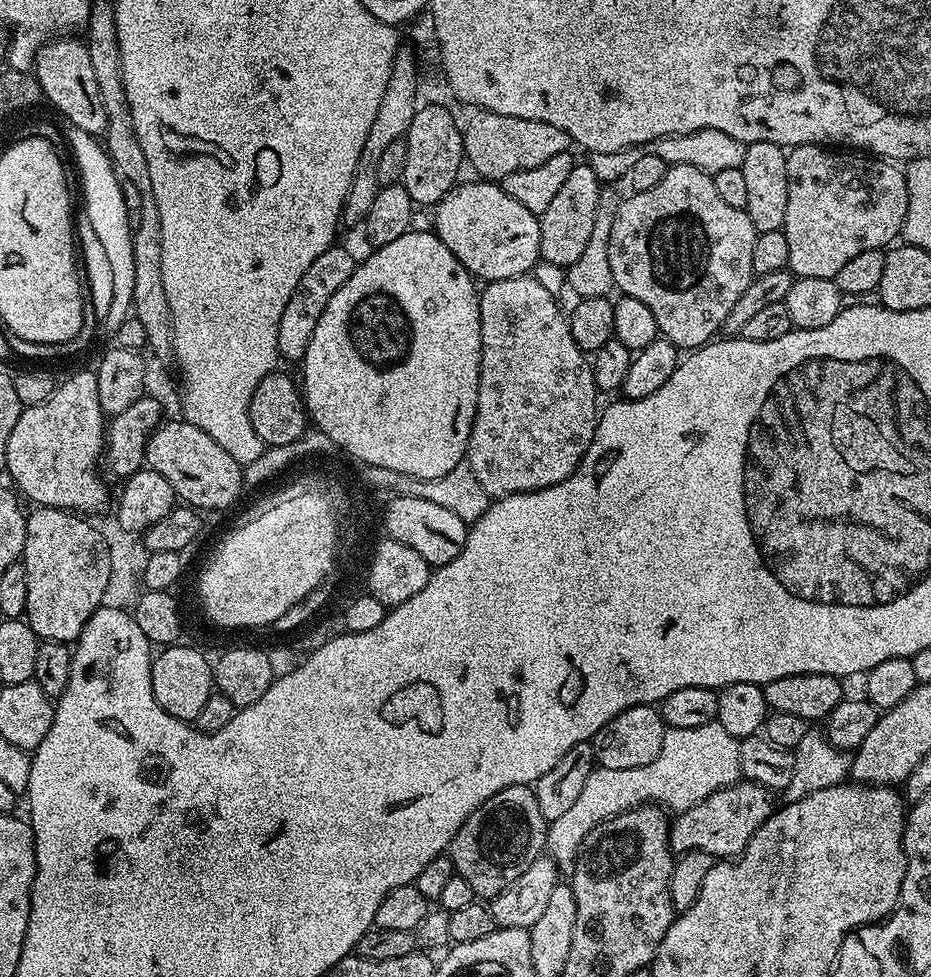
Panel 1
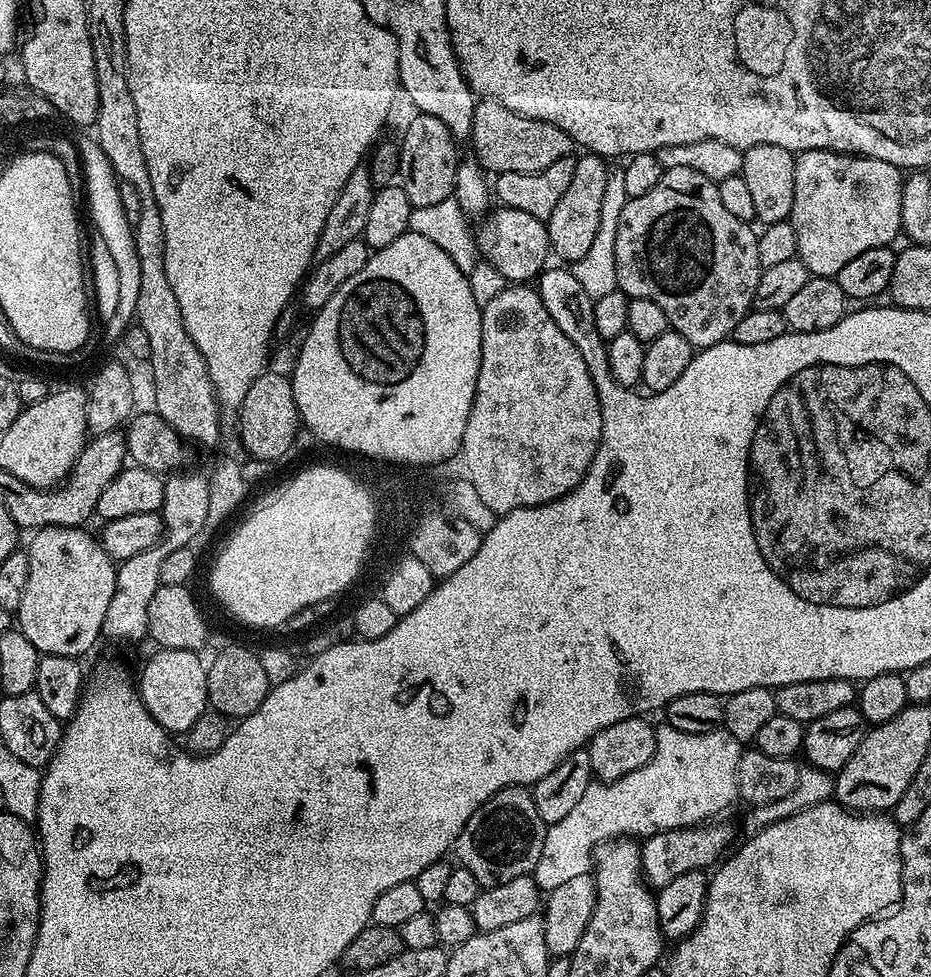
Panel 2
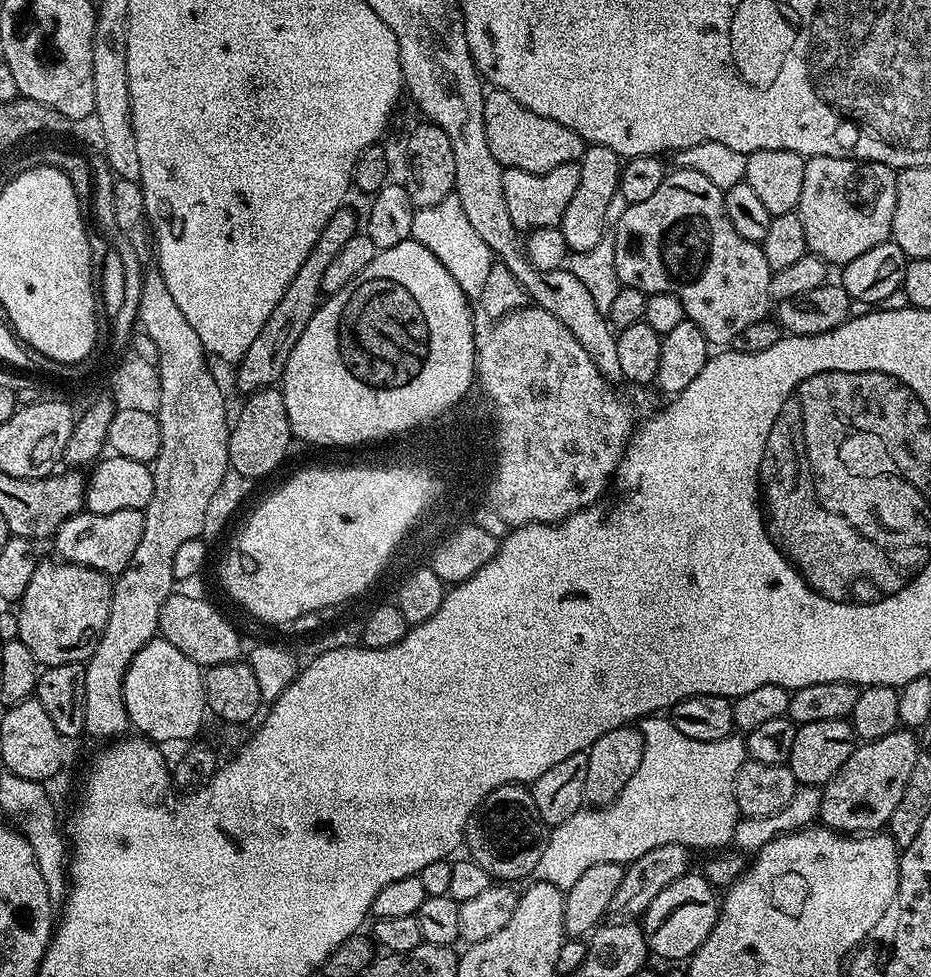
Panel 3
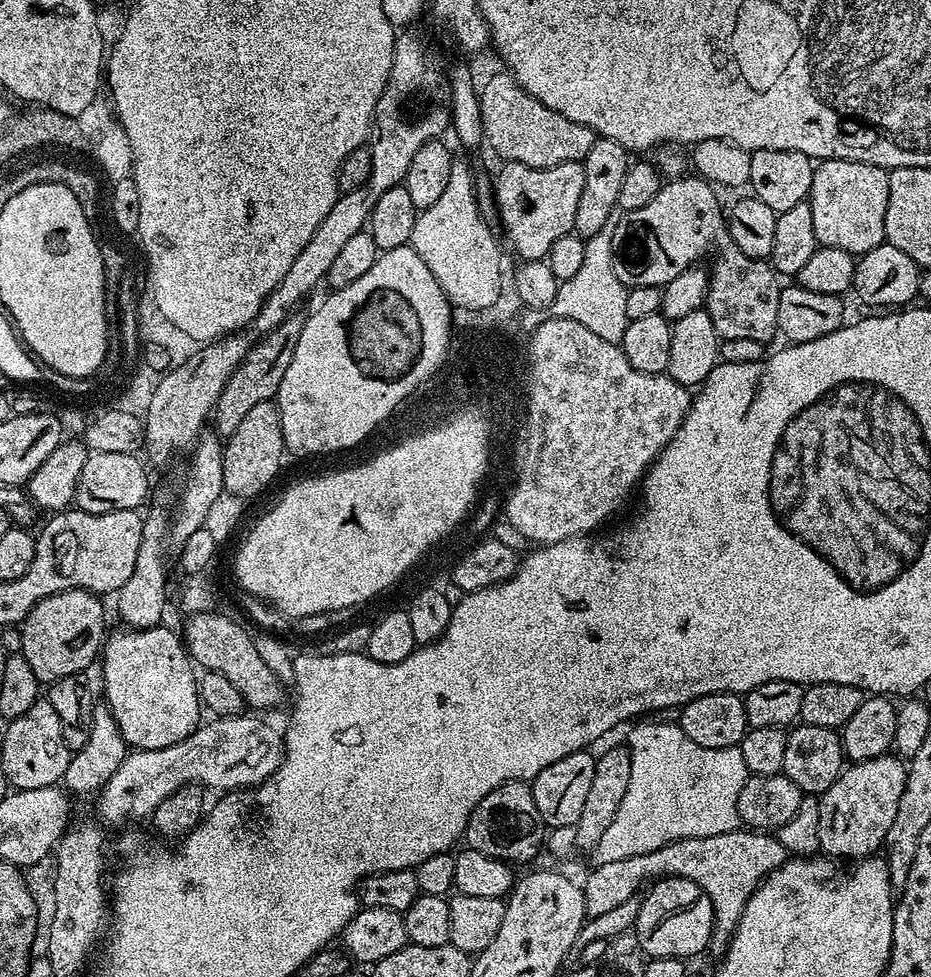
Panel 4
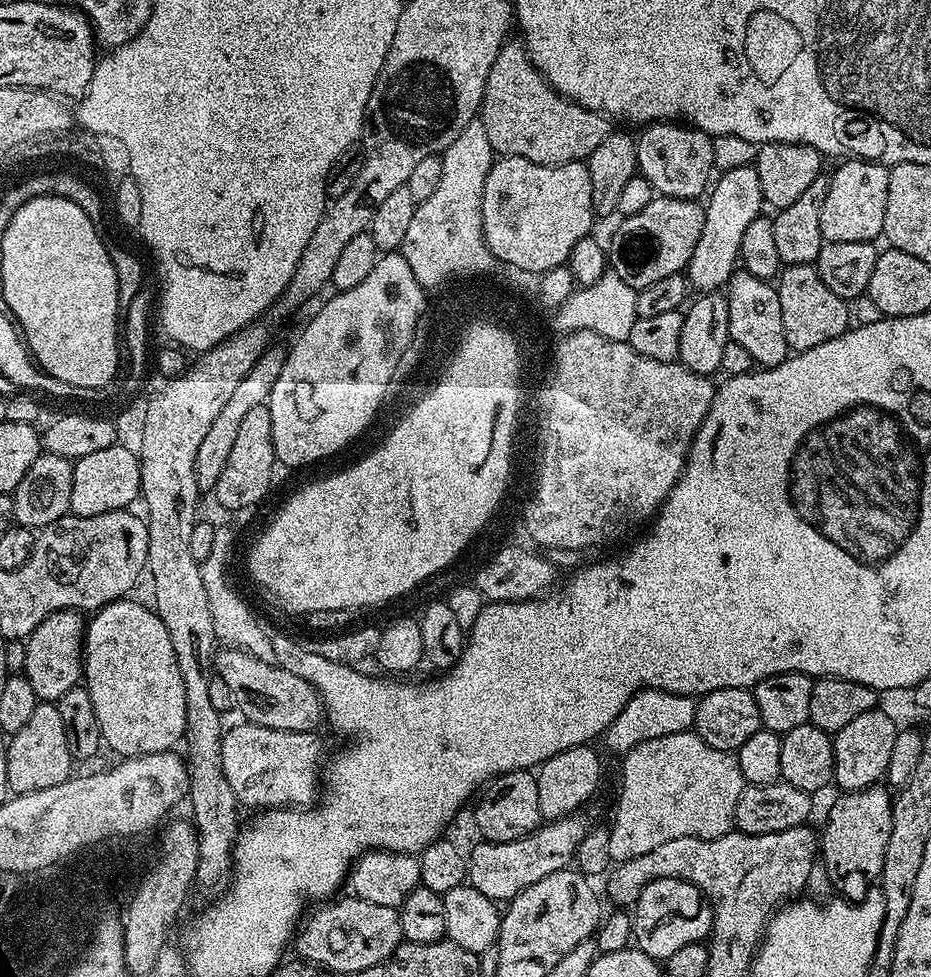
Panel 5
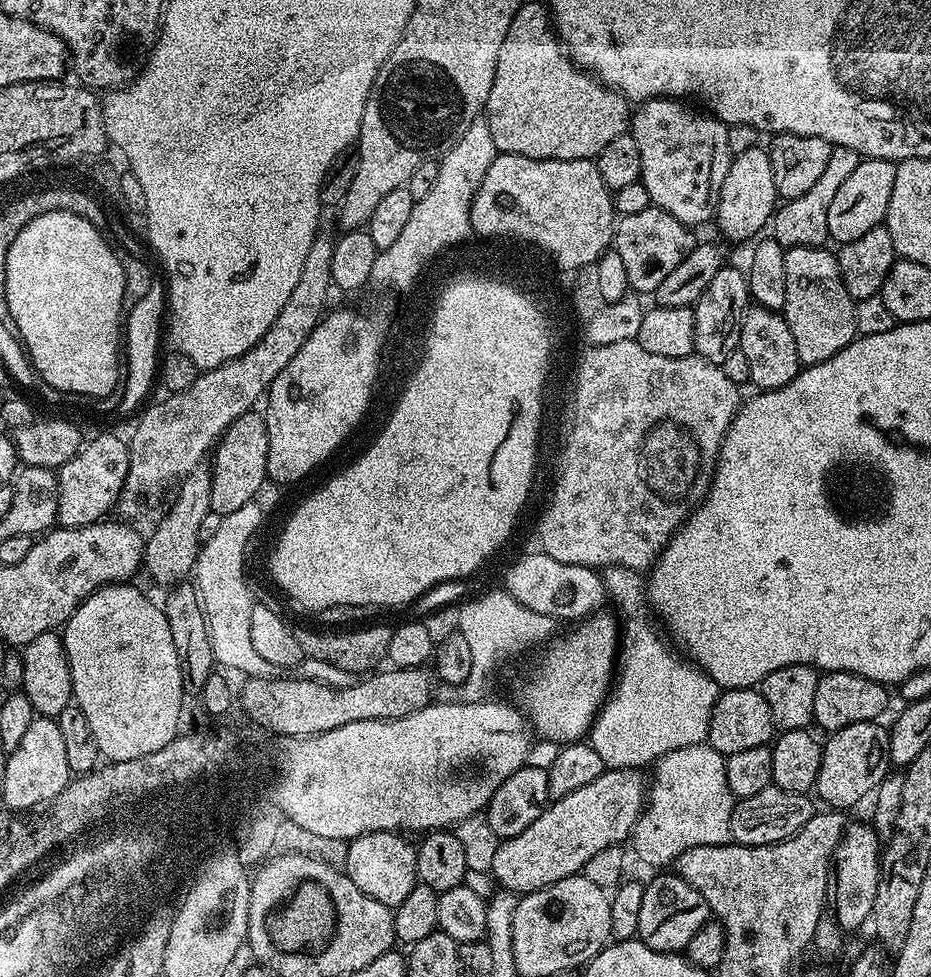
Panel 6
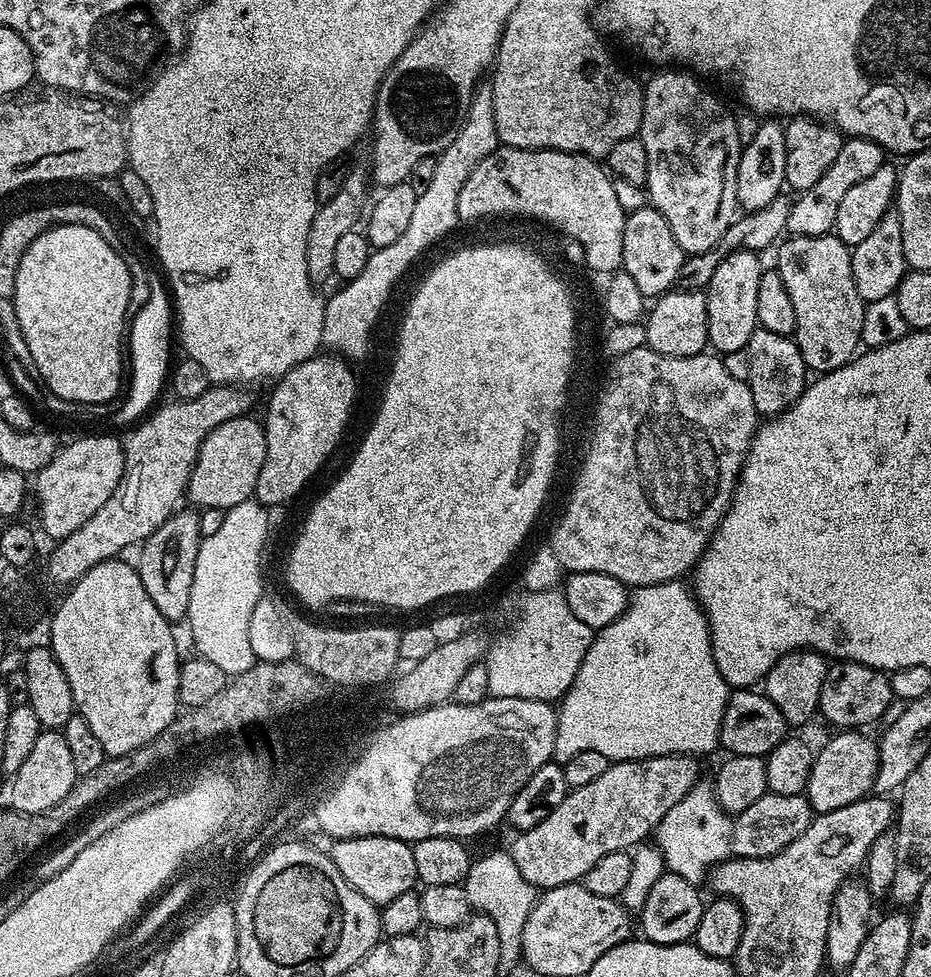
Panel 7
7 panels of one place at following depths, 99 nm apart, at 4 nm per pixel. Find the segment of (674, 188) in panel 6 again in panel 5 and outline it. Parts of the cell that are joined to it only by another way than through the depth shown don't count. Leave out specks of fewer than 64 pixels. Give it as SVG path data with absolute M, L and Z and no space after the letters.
M683 122L650 124L641 132L644 133L635 137L636 167L639 175L650 182L653 193L679 200L696 200L709 191L716 168L713 137Z

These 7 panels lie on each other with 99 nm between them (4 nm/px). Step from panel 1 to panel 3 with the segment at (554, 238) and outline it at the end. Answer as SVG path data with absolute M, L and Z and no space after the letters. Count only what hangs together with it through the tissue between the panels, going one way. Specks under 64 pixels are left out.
M588 144L578 161L580 177L578 190L574 190L574 198L570 198L570 206L566 206L566 214L562 214L558 225L562 238L566 238L569 253L590 251L598 245L606 233L606 209L609 207L610 198L620 187L621 157L614 150L606 146Z

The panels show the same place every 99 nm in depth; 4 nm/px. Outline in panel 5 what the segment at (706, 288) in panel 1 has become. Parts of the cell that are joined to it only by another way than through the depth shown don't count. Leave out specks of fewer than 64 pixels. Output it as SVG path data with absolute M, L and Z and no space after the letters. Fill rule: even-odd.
M657 195L646 206L646 210L639 214L623 217L619 221L616 233L612 236L612 248L607 249L608 263L611 271L616 273L618 278L626 282L627 286L637 290L650 286L650 282L658 282L666 278L666 274L684 272L687 269L690 258L694 254L694 246L698 246L698 238L702 234L704 225L704 209L696 200L679 200L669 196ZM737 270L733 272L726 288L728 301L728 335L738 346L746 346L750 358L761 369L773 368L787 360L790 349L786 342L786 334L782 330L782 306L778 302L775 287L762 278L754 278L754 274Z

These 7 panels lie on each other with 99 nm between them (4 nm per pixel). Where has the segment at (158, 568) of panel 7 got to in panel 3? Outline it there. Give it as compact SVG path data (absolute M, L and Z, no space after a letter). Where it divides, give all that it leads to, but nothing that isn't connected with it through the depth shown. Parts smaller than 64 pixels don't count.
M341 206L334 214L334 218L326 222L326 230L318 234L318 242L314 242L314 250L310 250L306 262L302 262L302 267L298 269L298 274L294 274L294 282L286 286L278 306L274 306L270 318L266 318L266 326L262 326L258 338L250 342L250 350L246 350L244 357L235 365L238 391L251 394L260 392L263 388L279 385L283 381L290 350L294 350L298 338L302 338L302 330L306 330L310 318L314 318L316 309L322 303L320 287L322 278L330 267L330 261L342 251L342 246L346 246L346 242L350 242L350 238L356 235L358 235L358 228L356 228L355 214L348 209L348 206Z

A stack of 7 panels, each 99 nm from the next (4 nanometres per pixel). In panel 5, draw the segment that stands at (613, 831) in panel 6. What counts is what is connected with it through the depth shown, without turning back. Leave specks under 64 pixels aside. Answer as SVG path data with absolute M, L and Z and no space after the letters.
M579 815L567 816L565 820L553 820L541 823L530 834L518 838L514 842L498 842L489 844L479 842L467 853L467 883L471 884L478 894L486 894L486 898L497 902L512 900L526 886L534 886L534 882L542 882L546 874L563 872L573 863L576 851L584 838L586 825L580 821Z

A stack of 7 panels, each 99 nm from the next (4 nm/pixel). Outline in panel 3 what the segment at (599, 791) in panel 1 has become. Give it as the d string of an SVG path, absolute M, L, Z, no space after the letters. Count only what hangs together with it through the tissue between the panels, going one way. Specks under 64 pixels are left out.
M664 714L643 717L638 727L644 739L644 749L642 762L638 762L638 770L634 770L630 782L622 786L622 794L618 794L614 803L585 807L547 833L542 858L538 858L534 873L536 880L544 880L550 886L566 890L574 886L574 882L578 882L578 878L582 878L590 866L598 866L602 862L627 866L642 858L642 854L658 850L658 846L680 844L689 850L724 850L732 844L734 826L738 826L742 819L738 798L734 798L734 782L738 778L738 770L748 759L744 736L733 734L714 742L686 738L686 734L682 734L682 730L678 730L678 726L674 726Z

